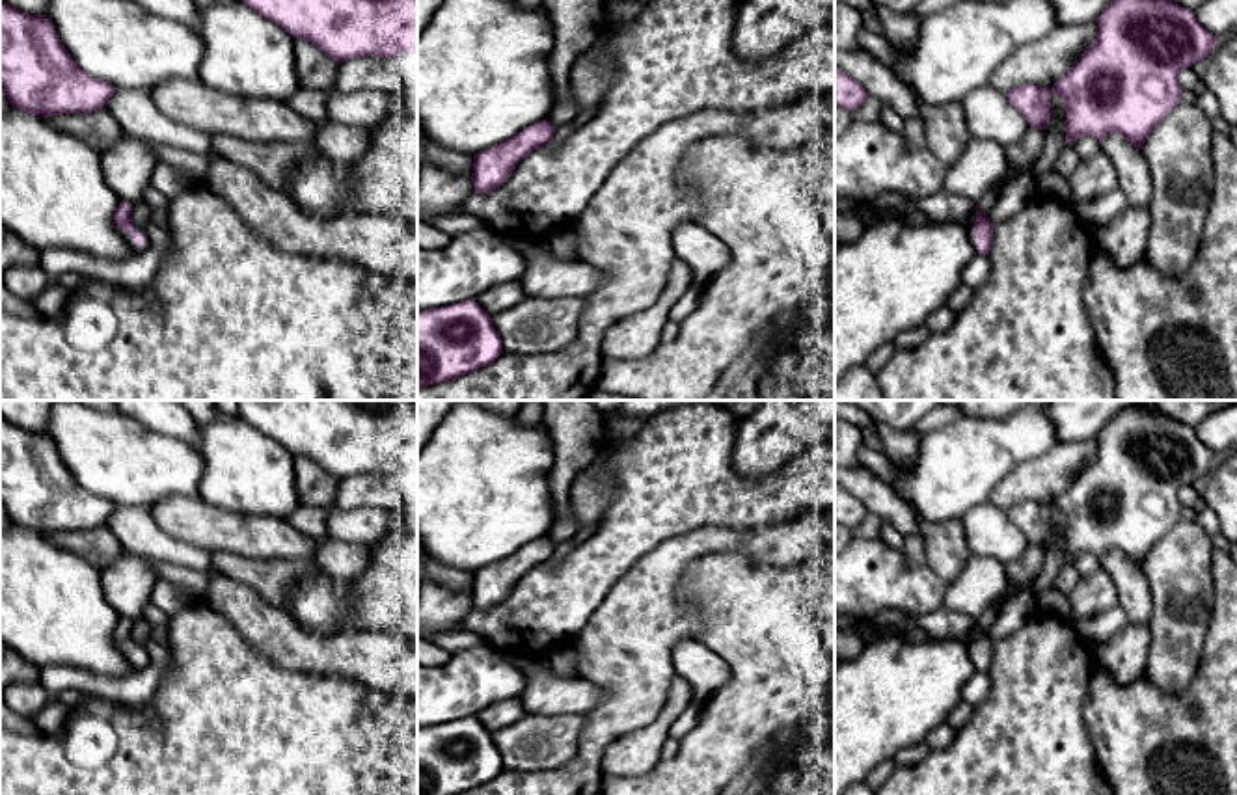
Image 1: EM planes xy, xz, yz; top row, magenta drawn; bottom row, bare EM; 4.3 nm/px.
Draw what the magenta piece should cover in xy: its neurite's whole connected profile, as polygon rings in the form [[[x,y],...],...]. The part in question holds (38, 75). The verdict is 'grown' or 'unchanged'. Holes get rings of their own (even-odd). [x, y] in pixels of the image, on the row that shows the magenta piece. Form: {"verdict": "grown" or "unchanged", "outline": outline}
{"verdict": "unchanged", "outline": [[[4,0],[0,86],[13,108],[43,117],[97,112],[116,93],[78,67],[47,15],[20,13]]]}

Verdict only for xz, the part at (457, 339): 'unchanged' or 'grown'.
unchanged

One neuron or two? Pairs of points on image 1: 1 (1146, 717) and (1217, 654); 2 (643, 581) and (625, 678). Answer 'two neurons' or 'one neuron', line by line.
1: one neuron
2: one neuron

